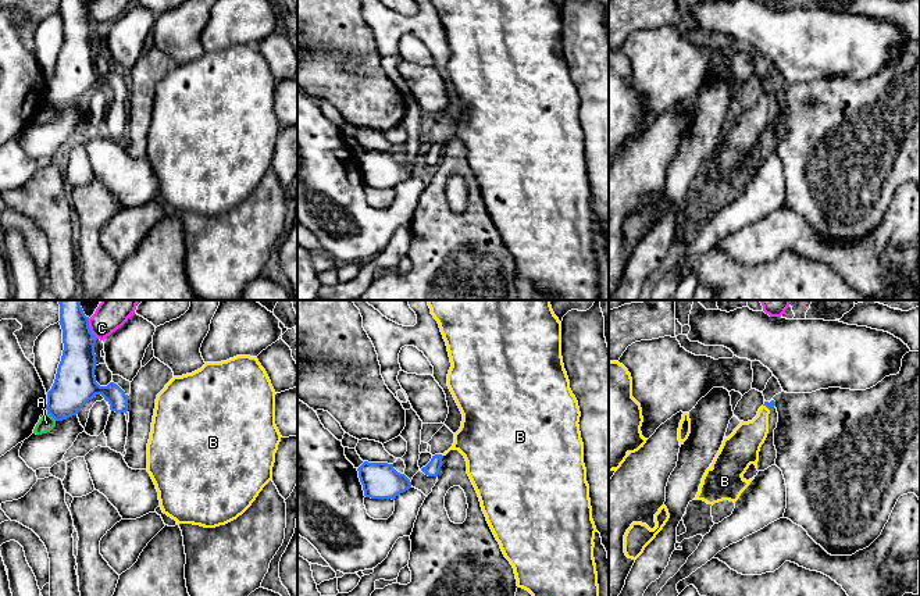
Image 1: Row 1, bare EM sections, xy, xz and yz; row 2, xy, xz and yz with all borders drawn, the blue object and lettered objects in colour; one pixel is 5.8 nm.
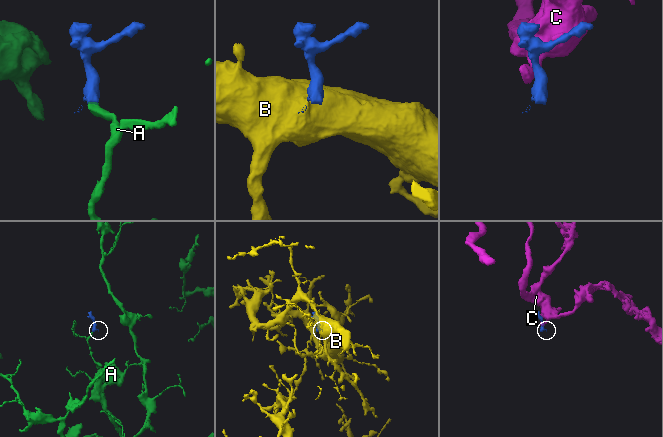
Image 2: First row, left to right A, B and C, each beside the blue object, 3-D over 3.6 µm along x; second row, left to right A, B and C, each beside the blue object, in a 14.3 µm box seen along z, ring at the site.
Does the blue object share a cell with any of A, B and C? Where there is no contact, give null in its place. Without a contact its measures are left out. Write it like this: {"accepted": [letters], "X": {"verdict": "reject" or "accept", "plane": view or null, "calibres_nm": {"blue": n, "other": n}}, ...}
{"accepted": ["B"], "A": {"verdict": "reject", "plane": "xy", "calibres_nm": {"blue": 240, "other": 90}}, "B": {"verdict": "accept", "plane": "yz", "calibres_nm": {"blue": 40, "other": 190}}, "C": {"verdict": "reject", "plane": "xy", "calibres_nm": {"blue": 200, "other": 200}}}

